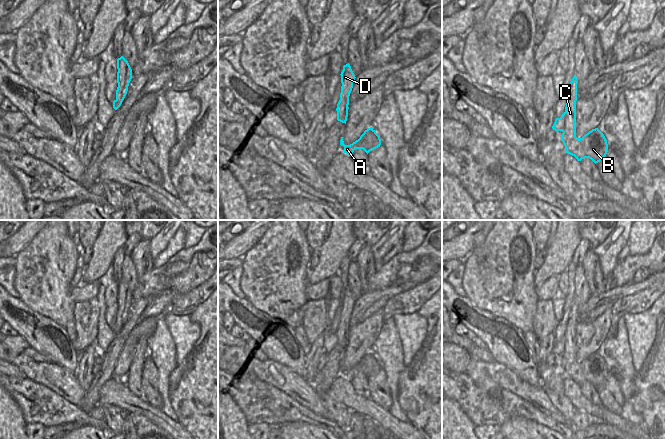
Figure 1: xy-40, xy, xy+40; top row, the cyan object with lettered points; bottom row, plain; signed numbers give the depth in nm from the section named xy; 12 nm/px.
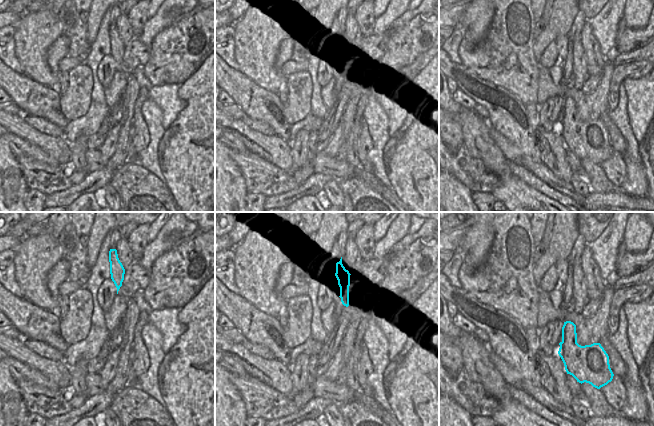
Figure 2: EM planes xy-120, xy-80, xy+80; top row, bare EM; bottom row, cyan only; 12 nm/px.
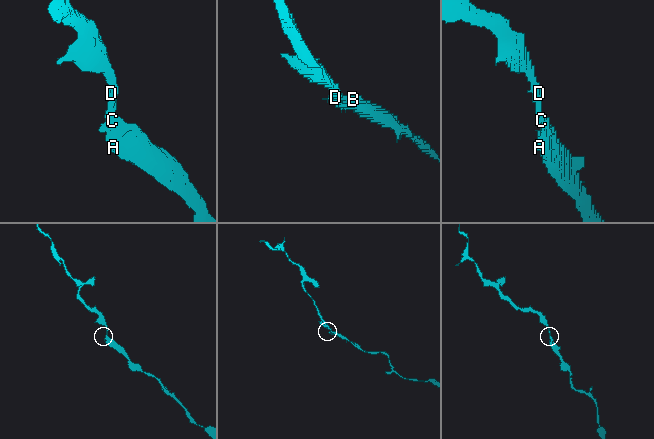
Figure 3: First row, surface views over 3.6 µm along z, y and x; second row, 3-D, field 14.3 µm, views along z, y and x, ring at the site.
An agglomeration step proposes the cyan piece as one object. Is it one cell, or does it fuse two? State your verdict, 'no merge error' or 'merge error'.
no merge error

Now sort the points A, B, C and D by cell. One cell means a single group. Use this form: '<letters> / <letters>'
A B C D

